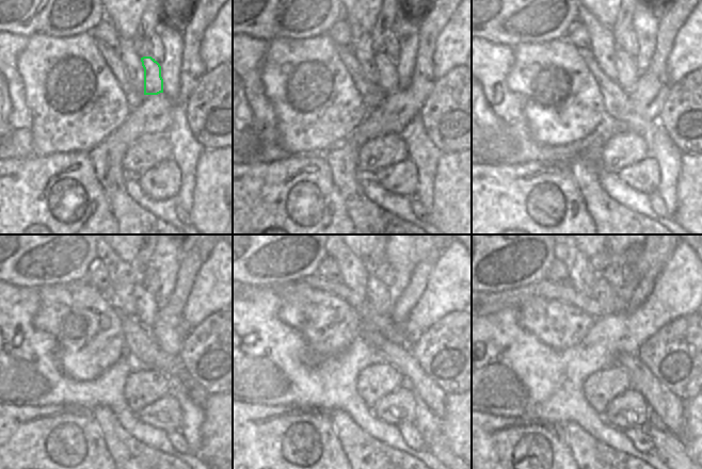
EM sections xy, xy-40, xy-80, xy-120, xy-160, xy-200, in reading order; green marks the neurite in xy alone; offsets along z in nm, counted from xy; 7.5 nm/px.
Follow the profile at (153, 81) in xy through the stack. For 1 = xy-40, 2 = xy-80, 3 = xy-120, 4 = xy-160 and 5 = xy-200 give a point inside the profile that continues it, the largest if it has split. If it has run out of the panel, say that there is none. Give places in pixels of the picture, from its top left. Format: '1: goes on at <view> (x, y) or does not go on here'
1: goes on at xy-40 (387, 73)
2: goes on at xy-80 (627, 74)
3: goes on at xy-120 (146, 308)
4: goes on at xy-160 (379, 301)
5: goes on at xy-200 (603, 292)

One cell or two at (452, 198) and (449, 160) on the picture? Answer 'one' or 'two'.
one

